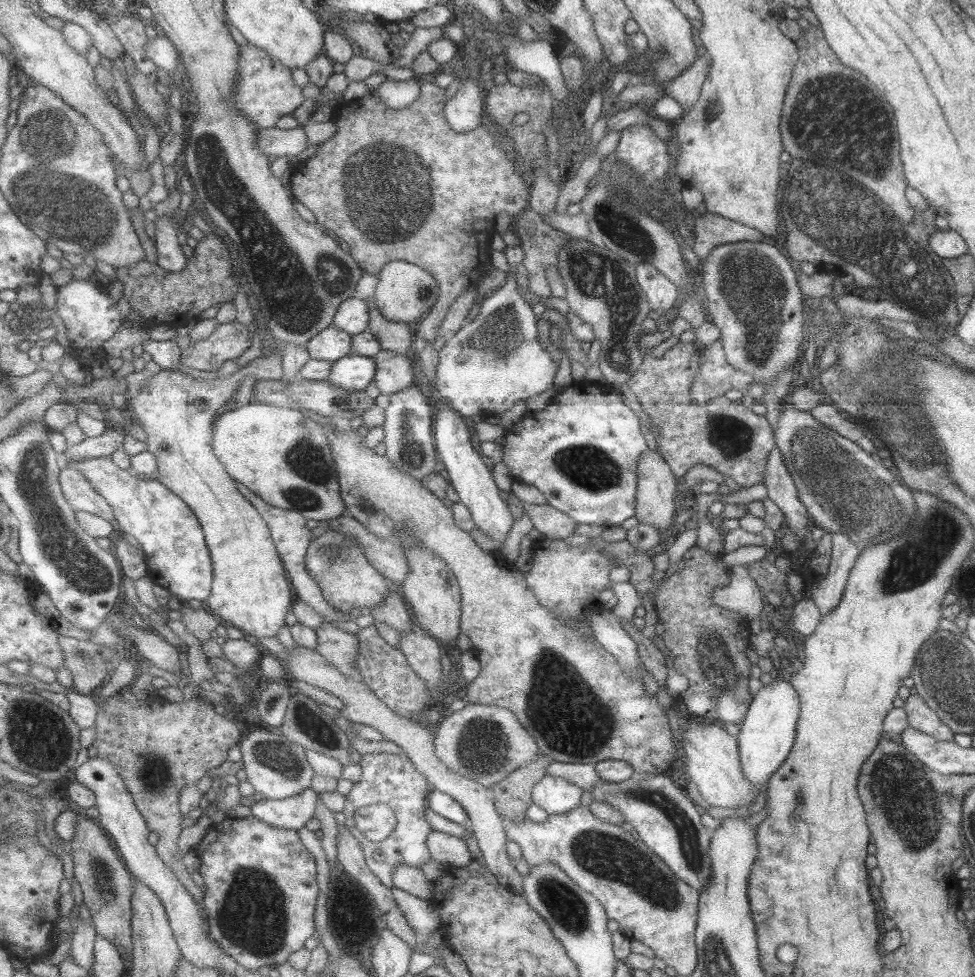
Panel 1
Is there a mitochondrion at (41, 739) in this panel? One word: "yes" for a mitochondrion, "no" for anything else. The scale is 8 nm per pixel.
yes

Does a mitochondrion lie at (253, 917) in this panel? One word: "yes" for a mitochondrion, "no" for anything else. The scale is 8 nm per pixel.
yes

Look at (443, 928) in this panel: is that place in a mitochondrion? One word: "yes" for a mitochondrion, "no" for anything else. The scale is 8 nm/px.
no

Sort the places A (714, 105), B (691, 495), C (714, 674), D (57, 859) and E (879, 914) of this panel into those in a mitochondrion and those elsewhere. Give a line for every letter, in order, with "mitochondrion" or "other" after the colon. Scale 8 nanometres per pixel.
A: mitochondrion
B: other
C: mitochondrion
D: other
E: other

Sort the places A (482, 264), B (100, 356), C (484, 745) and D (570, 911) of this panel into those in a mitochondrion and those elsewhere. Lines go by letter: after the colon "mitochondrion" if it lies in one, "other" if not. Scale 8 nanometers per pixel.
A: other
B: other
C: mitochondrion
D: mitochondrion

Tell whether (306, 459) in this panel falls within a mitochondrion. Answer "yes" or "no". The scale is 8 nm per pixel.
yes

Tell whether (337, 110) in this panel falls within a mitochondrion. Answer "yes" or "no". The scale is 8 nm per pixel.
no

